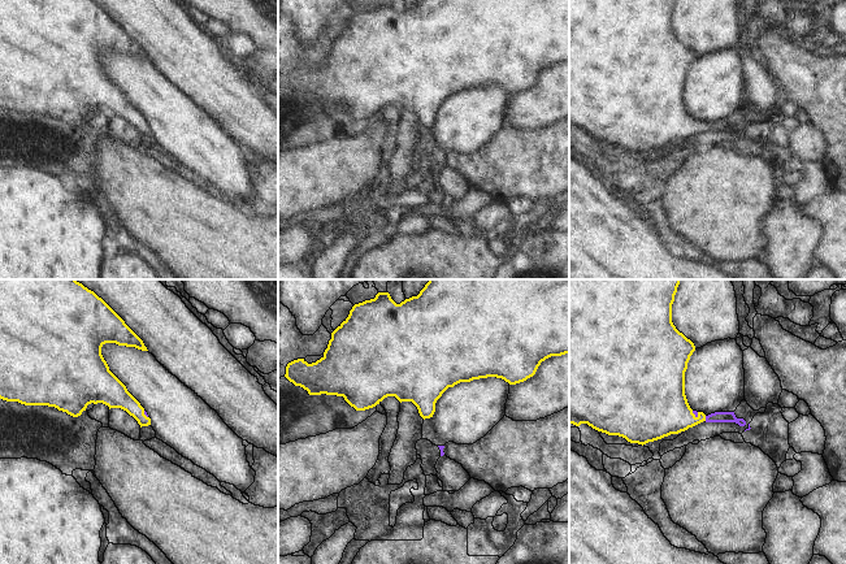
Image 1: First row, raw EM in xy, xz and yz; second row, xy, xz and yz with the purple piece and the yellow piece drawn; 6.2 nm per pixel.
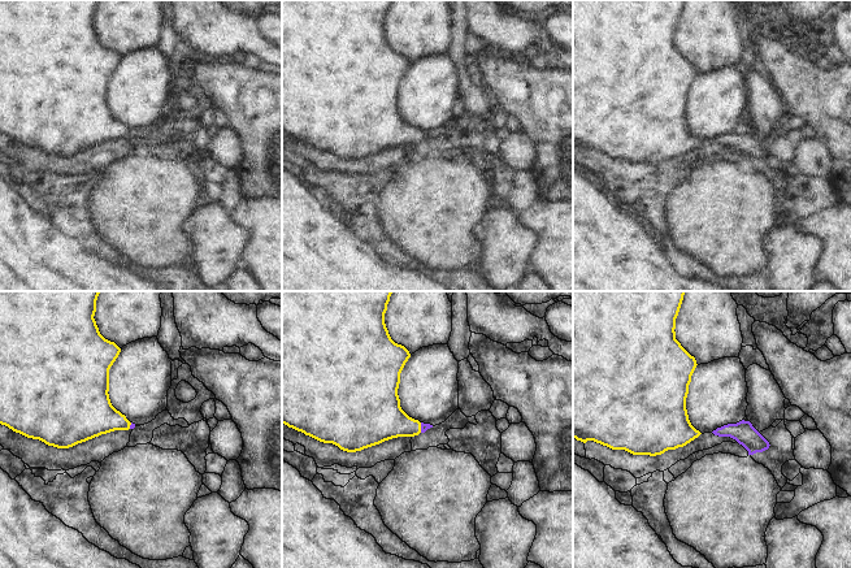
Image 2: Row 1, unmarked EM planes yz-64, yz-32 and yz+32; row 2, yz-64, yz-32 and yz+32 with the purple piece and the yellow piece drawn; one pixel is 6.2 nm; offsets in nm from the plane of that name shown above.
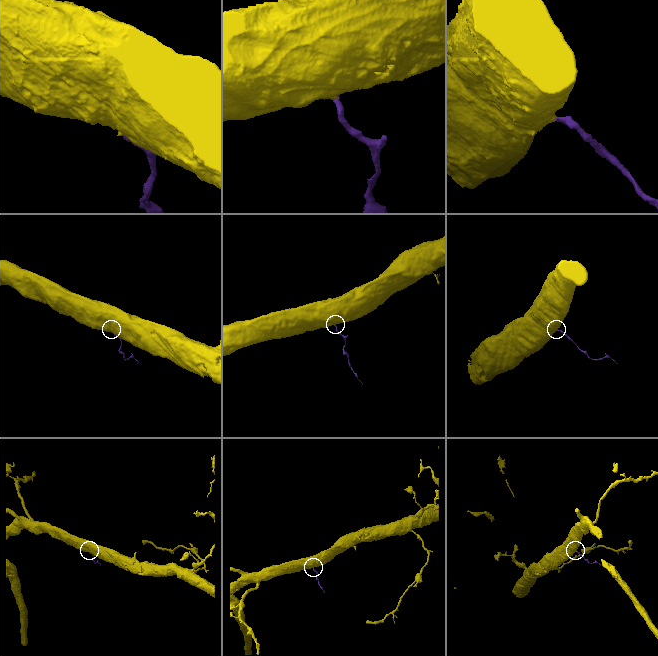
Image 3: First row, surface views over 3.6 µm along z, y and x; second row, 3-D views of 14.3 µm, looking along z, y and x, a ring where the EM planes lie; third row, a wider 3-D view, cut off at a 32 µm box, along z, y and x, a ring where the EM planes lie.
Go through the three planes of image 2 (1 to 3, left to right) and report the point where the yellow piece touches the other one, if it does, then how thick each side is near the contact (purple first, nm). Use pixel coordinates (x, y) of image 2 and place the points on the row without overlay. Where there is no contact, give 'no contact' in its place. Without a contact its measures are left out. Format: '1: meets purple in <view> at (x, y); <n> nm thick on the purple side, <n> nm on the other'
1: meets purple in yz-64 at (130, 134); 30 nm thick on the purple side, 280 nm on the other
2: meets purple in yz-32 at (421, 137); 50 nm thick on the purple side, 260 nm on the other
3: no contact

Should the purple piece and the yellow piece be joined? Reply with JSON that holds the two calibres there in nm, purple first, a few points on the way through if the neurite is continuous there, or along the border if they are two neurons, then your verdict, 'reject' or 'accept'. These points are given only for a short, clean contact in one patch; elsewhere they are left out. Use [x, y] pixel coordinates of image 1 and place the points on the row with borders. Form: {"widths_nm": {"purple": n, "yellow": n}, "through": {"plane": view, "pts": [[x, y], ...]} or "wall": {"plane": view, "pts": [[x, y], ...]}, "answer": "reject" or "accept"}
{"widths_nm": {"purple": 60, "yellow": 280}, "through": {"plane": "yz", "pts": [[717, 416], [706, 419], [679, 417], [667, 411]]}, "answer": "accept"}

